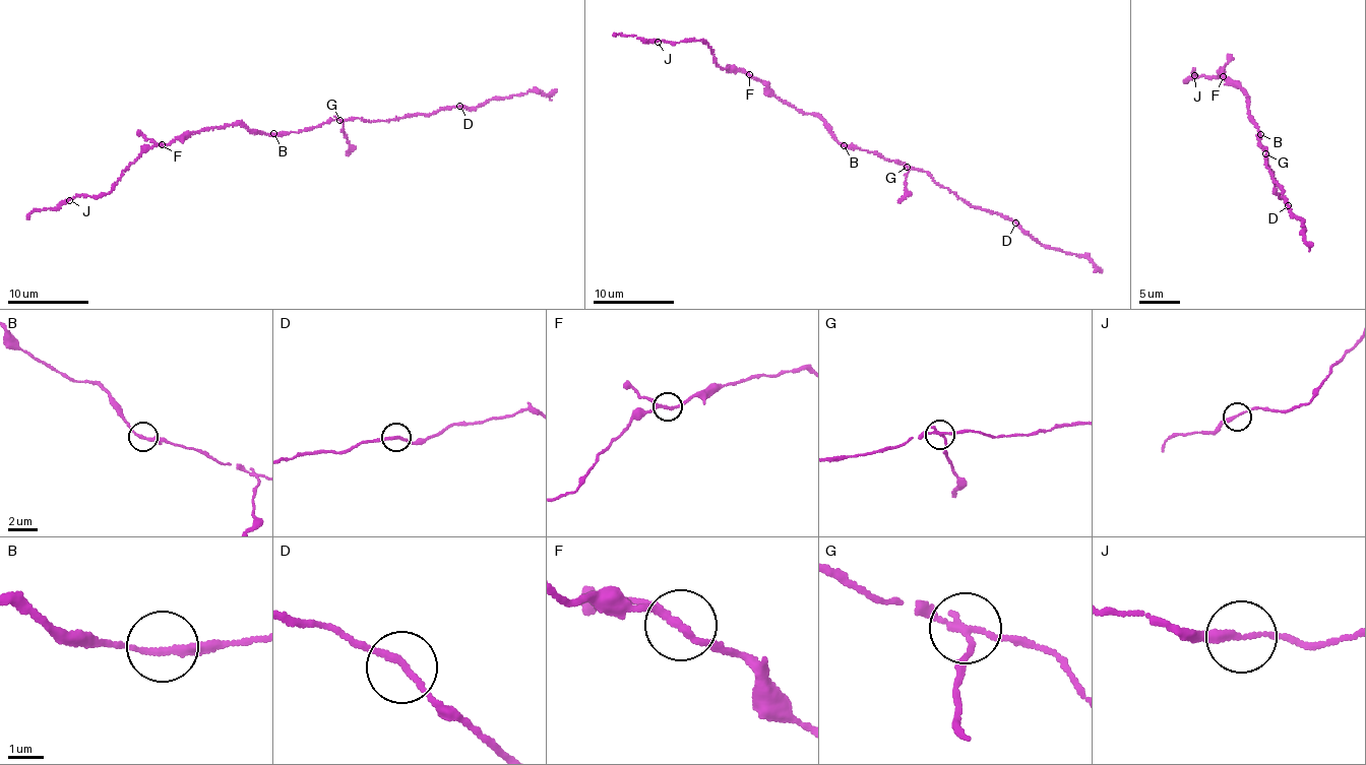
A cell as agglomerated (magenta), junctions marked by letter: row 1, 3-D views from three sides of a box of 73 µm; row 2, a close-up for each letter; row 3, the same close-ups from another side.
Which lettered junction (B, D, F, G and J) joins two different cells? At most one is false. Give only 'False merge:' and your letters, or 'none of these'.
False merge: G

